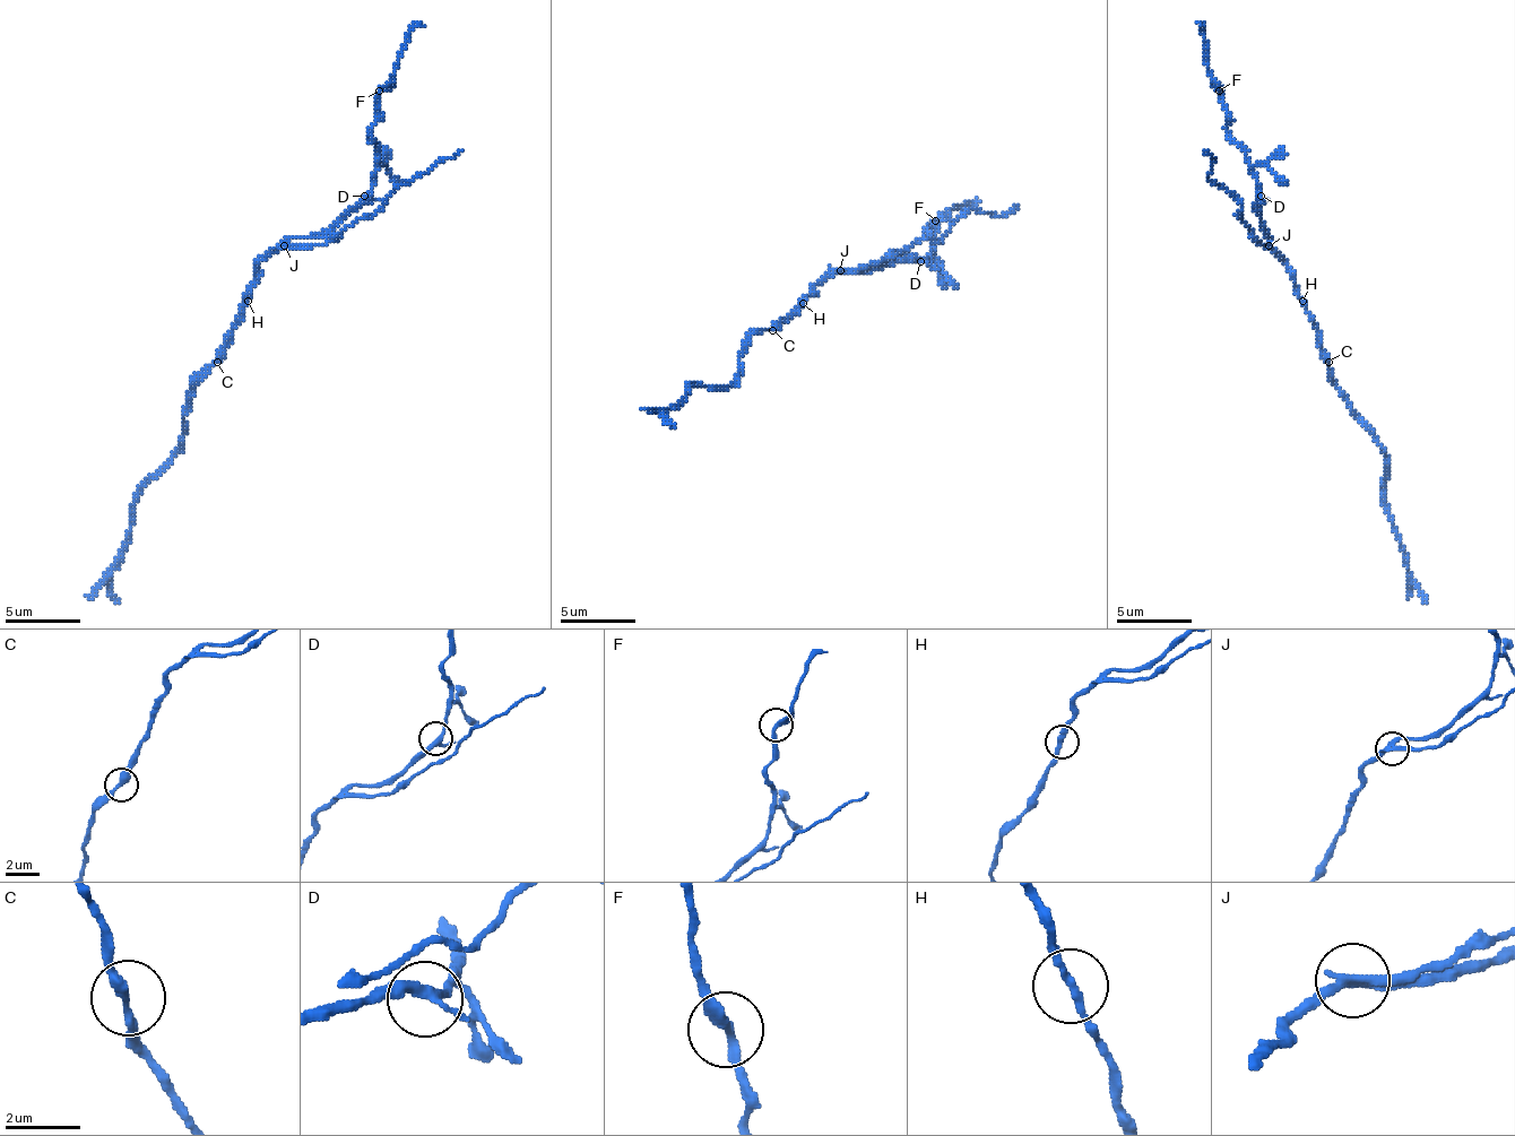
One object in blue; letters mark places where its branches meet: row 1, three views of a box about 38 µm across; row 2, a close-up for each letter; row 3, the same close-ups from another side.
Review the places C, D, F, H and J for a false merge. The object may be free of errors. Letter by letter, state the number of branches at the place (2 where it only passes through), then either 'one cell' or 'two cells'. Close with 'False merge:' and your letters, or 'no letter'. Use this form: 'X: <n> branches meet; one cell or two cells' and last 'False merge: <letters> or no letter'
C: 2 branches meet; one cell
D: 3 branches meet; one cell
F: 2 branches meet; one cell
H: 2 branches meet; one cell
J: 3 branches meet; two cells
False merge: J

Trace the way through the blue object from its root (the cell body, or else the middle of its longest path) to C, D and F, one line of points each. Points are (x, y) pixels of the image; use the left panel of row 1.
C: (243, 297), (243, 305), (228, 331), (225, 354), (217, 362)
D: (243, 297), (254, 278), (254, 267), (266, 256), (277, 252), (293, 237), (322, 237), (330, 233), (364, 196)
F: (243, 297), (266, 256), (293, 237), (322, 237), (372, 188), (372, 124), (379, 90)

